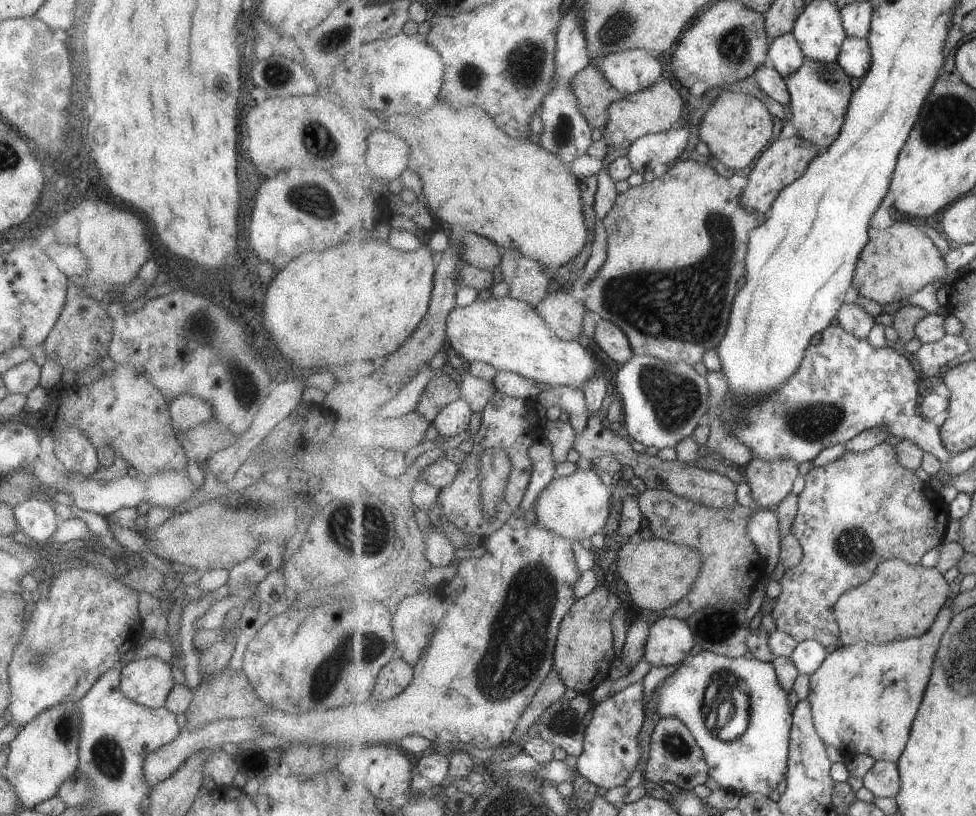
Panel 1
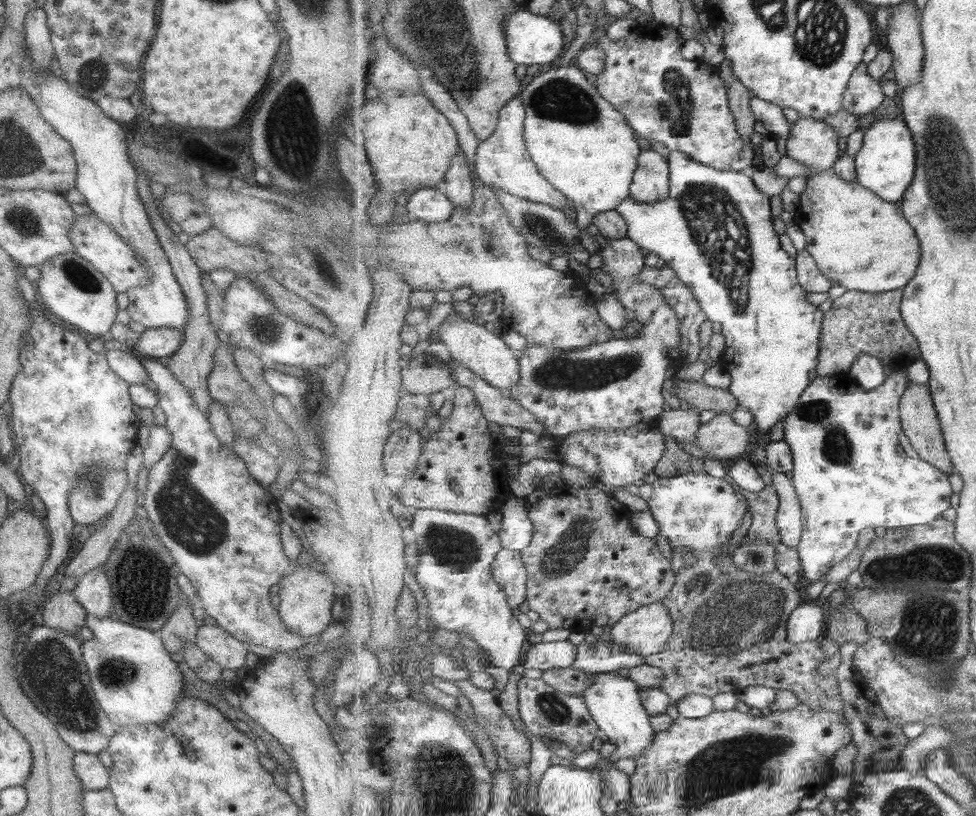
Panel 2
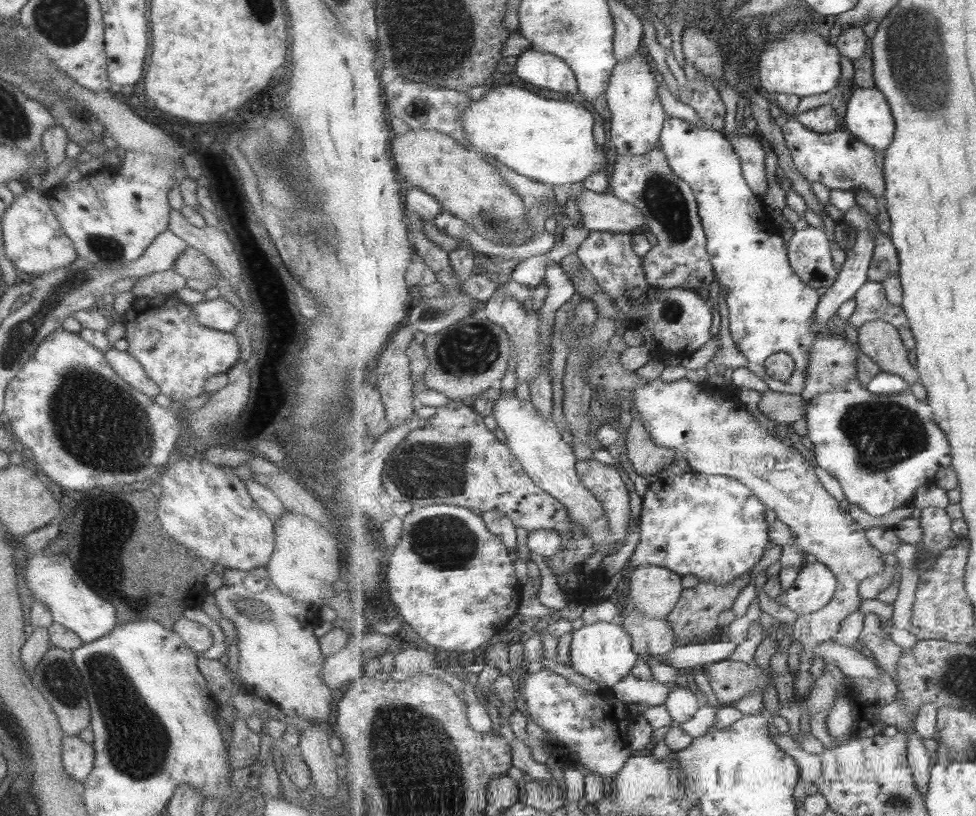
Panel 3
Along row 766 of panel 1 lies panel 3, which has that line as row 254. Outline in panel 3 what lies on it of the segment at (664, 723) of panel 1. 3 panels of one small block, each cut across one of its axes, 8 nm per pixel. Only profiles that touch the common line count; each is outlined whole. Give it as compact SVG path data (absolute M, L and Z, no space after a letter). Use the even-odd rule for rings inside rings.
M661 144L642 155L618 155L610 173L610 192L620 200L635 206L641 212L641 216L645 216L646 231L657 238L657 245L649 254L642 257L649 285L664 290L677 288L697 292L701 288L709 290L716 273L708 254L708 239L702 224L696 194L686 180L675 174Z

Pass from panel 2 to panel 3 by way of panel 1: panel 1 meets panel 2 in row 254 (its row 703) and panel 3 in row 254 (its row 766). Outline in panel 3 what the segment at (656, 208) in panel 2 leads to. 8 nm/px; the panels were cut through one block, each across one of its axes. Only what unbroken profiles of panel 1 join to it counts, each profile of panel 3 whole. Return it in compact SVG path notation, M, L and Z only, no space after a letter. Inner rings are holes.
M668 117L664 122L659 144L668 156L675 174L686 180L696 194L708 239L708 254L721 291L726 297L730 331L740 352L747 356L750 362L747 368L763 378L773 391L786 395L801 394L808 377L808 360L812 353L812 344L817 342L817 336L820 335L812 327L816 308L820 304L819 292L796 274L790 263L788 243L785 244L781 230L771 218L771 212L763 198L755 194L749 186L744 177L740 155L721 131L704 129L682 118ZM779 352L789 354L795 362L795 374L785 382L775 380L765 372L765 360Z

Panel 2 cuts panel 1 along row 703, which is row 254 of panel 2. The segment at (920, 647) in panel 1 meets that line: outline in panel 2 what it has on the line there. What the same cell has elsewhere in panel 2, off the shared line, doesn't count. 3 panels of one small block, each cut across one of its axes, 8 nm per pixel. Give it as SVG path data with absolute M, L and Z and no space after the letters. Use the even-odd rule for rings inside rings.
M833 167L807 179L806 188L799 195L799 209L805 215L805 221L799 222L799 227L806 235L806 250L812 254L821 273L835 284L847 290L877 294L905 288L915 278L922 260L921 243L897 204L881 199L880 195L865 188L858 180L845 181Z

